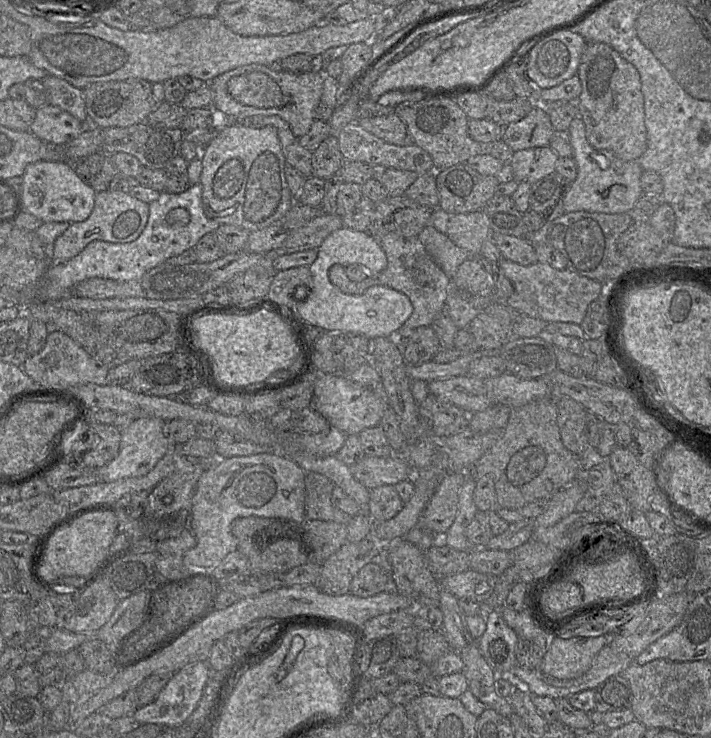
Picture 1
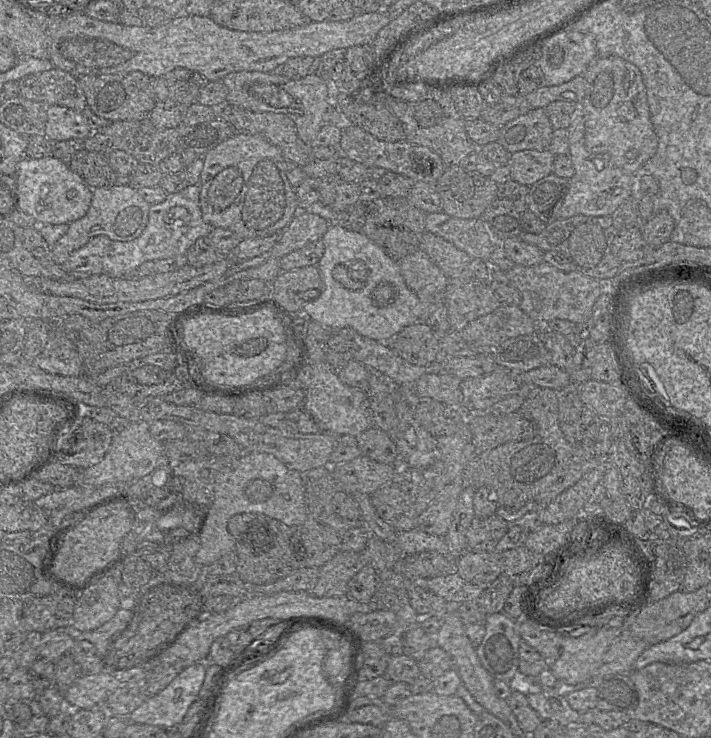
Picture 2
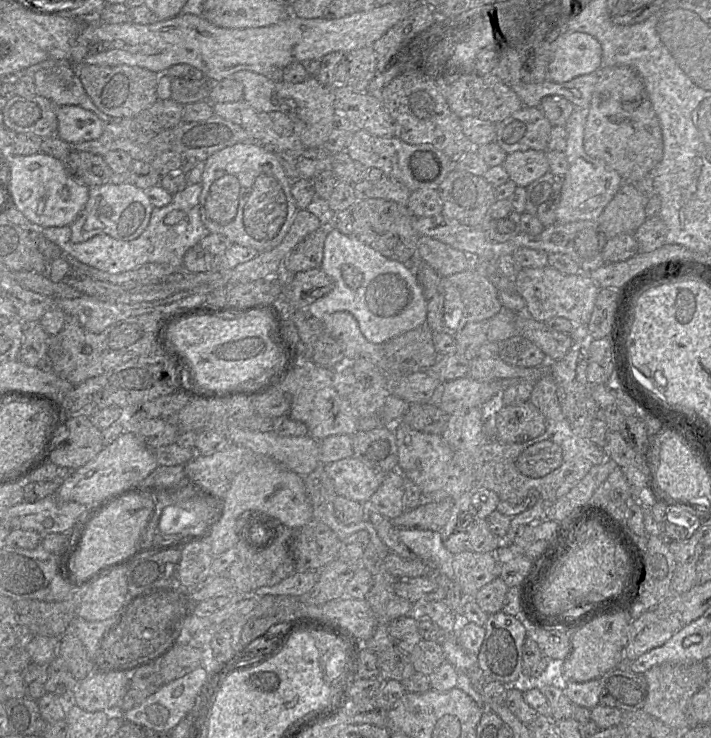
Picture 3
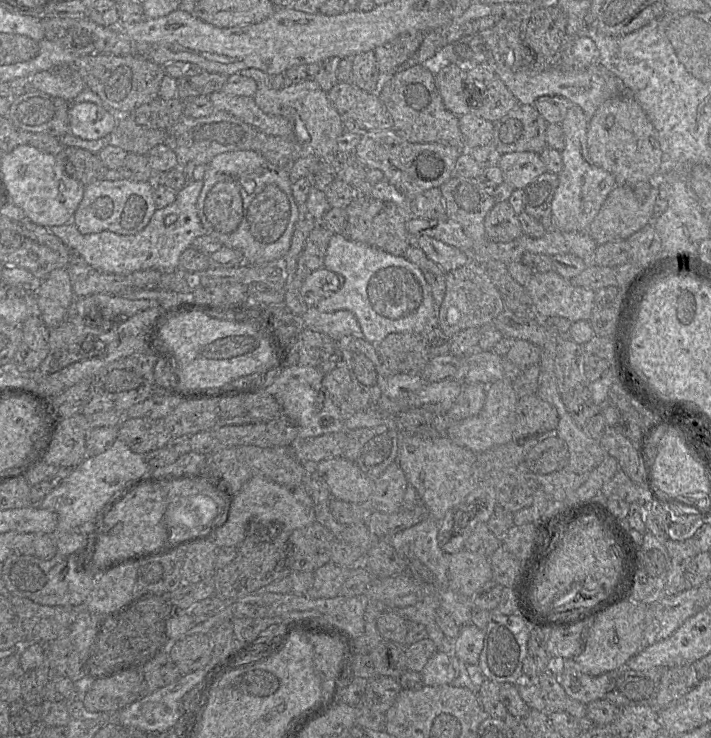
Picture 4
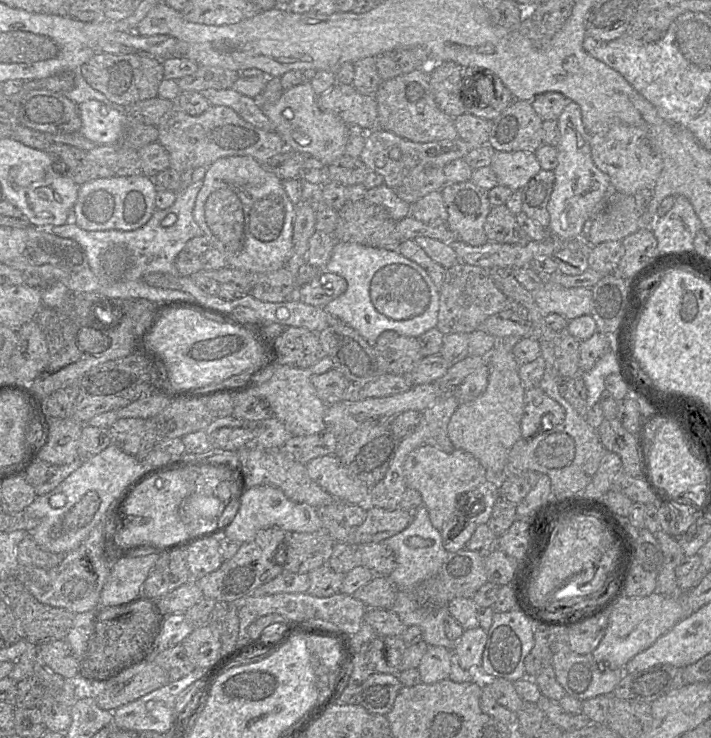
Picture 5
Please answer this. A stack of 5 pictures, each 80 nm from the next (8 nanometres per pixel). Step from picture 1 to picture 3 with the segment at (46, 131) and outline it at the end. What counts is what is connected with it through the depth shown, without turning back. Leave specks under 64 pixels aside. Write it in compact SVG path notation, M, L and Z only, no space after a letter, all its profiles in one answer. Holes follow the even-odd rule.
M79 105L58 107L57 120L56 136L69 144L98 139L106 126L94 113Z

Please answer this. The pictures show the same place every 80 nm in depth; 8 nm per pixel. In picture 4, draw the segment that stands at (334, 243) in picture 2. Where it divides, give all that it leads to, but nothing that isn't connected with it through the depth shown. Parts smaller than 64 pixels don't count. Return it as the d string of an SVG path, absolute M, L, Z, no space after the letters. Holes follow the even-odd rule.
M333 234L327 247L325 269L344 278L342 287L319 301L316 308L330 313L348 310L357 318L364 338L377 345L393 332L424 334L435 322L436 304L422 271L405 256L395 256L372 245Z

